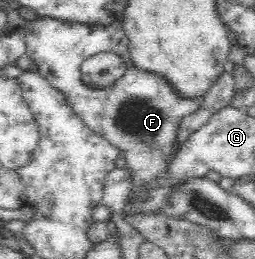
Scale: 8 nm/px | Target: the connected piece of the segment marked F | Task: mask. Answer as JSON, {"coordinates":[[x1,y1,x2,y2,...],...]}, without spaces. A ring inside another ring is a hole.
{"coordinates":[[39,17,25,23,23,39,26,41,25,54,32,60,31,64,37,66,37,73,63,96,83,124,122,154,132,181,129,202,146,203,151,196,151,185,169,174,179,148,176,142,182,120,202,108,205,97,188,97,180,93,166,77,136,67,121,21,82,23],[104,51,118,53,124,59,127,71,106,88,92,88,82,81,81,64,93,54]]}

